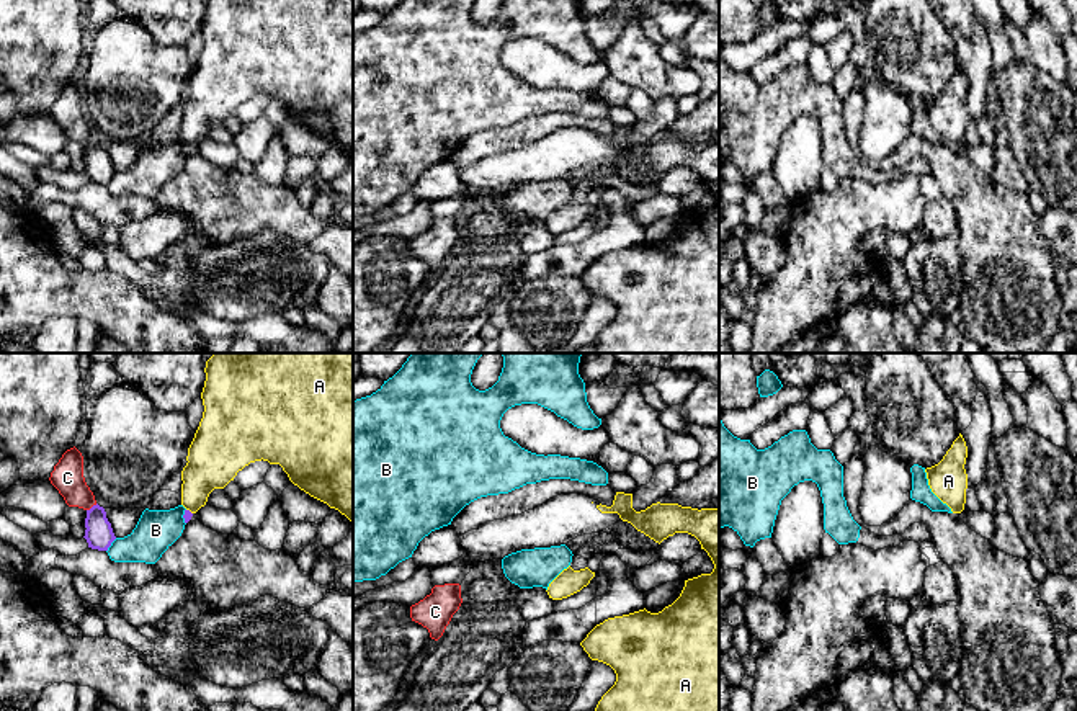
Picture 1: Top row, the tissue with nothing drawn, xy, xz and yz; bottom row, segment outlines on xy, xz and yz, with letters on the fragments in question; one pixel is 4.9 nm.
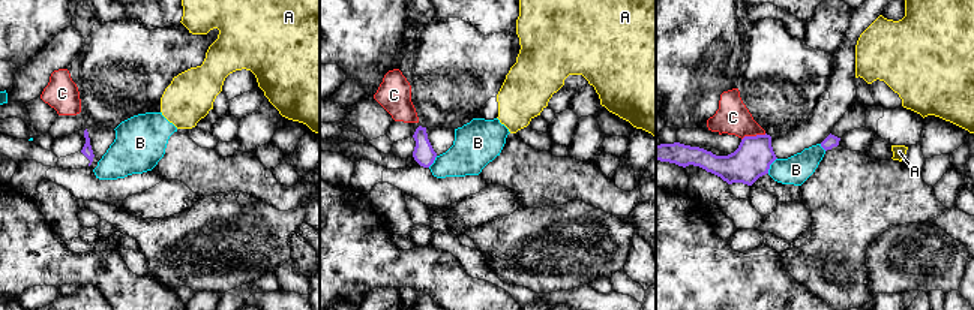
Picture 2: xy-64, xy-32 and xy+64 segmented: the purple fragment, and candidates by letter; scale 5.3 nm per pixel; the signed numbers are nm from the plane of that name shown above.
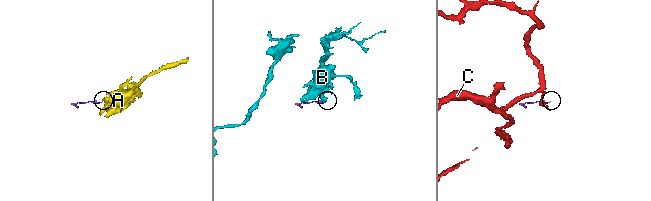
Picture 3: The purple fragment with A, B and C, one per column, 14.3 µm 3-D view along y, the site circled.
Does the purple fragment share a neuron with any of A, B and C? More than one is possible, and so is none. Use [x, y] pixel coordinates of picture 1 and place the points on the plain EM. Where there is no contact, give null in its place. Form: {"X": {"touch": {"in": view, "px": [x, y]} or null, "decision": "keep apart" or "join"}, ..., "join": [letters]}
{"A": {"touch": {"in": "xy", "px": [190, 146]}, "decision": "keep apart"}, "B": {"touch": {"in": "xy", "px": [110, 178]}, "decision": "keep apart"}, "C": {"touch": {"in": "xy", "px": [93, 139]}, "decision": "keep apart"}, "join": []}

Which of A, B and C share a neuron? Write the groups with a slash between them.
A / B / C

